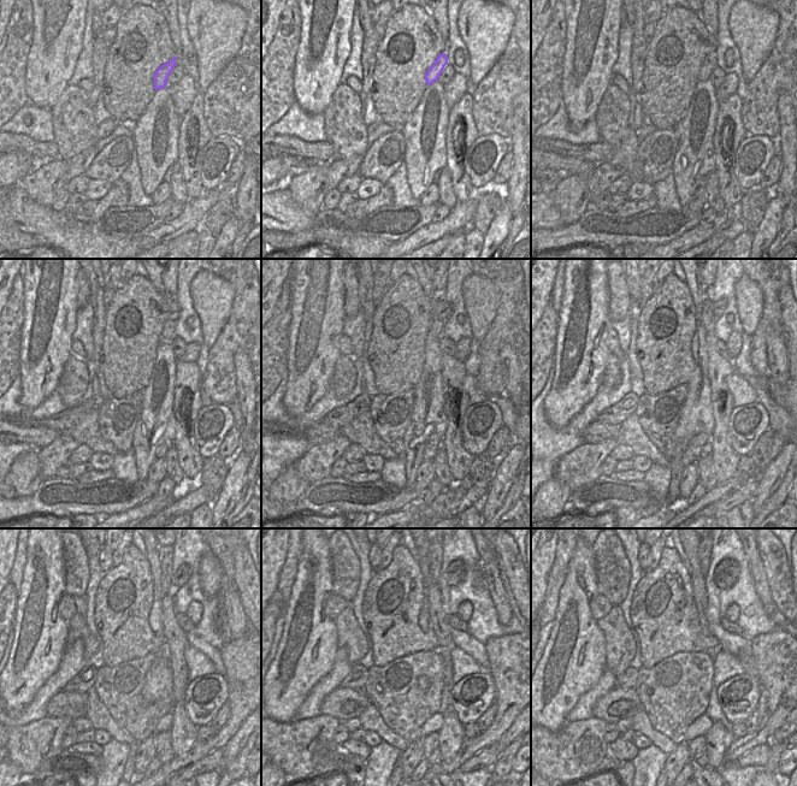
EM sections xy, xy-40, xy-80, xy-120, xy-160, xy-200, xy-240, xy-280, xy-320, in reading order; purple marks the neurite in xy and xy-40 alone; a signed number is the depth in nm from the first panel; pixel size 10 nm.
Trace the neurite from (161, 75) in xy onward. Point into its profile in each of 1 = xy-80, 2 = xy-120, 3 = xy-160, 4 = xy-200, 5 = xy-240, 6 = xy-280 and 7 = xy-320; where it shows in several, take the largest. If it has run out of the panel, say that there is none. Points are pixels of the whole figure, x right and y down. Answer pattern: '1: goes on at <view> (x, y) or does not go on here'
1: goes on at xy-80 (710, 61)
2: goes on at xy-120 (167, 335)
3: goes on at xy-160 (442, 308)
4: goes on at xy-200 (719, 307)
5: goes on at xy-240 (182, 575)
6: goes on at xy-280 (455, 573)
7: goes on at xy-320 (725, 575)

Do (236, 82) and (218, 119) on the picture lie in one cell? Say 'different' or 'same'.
same

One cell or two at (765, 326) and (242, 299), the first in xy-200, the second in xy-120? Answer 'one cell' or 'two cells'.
one cell

